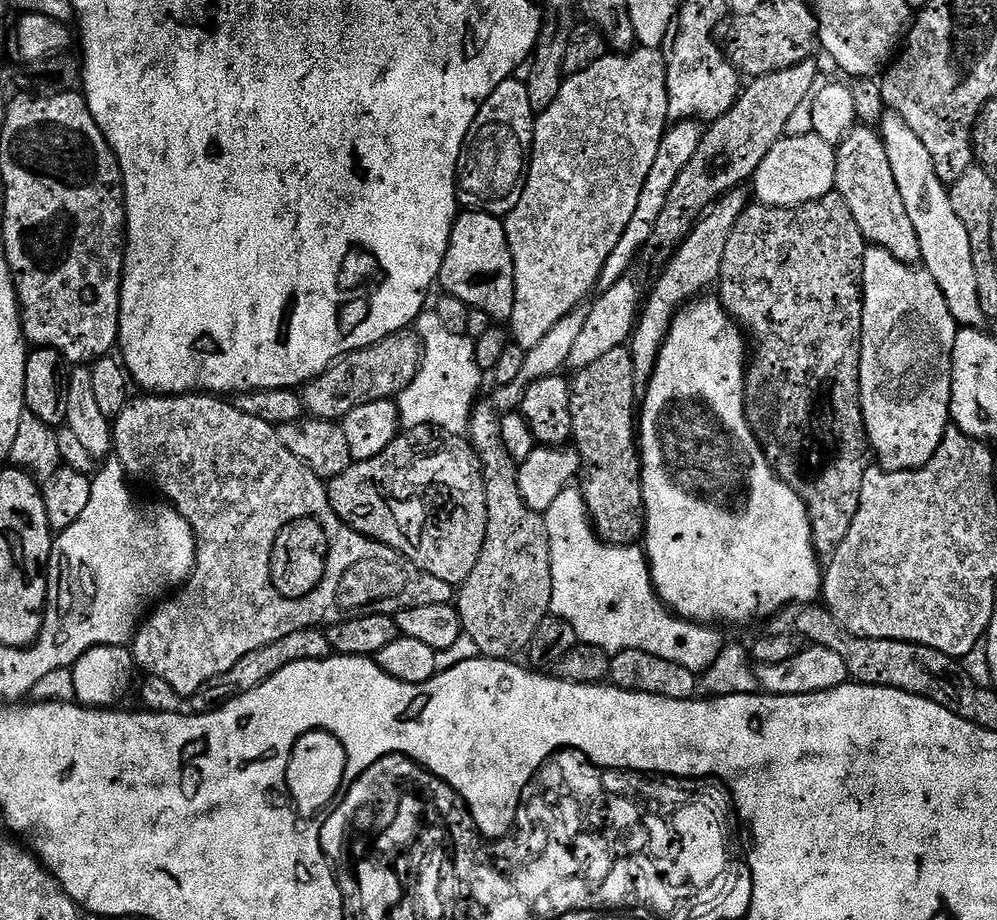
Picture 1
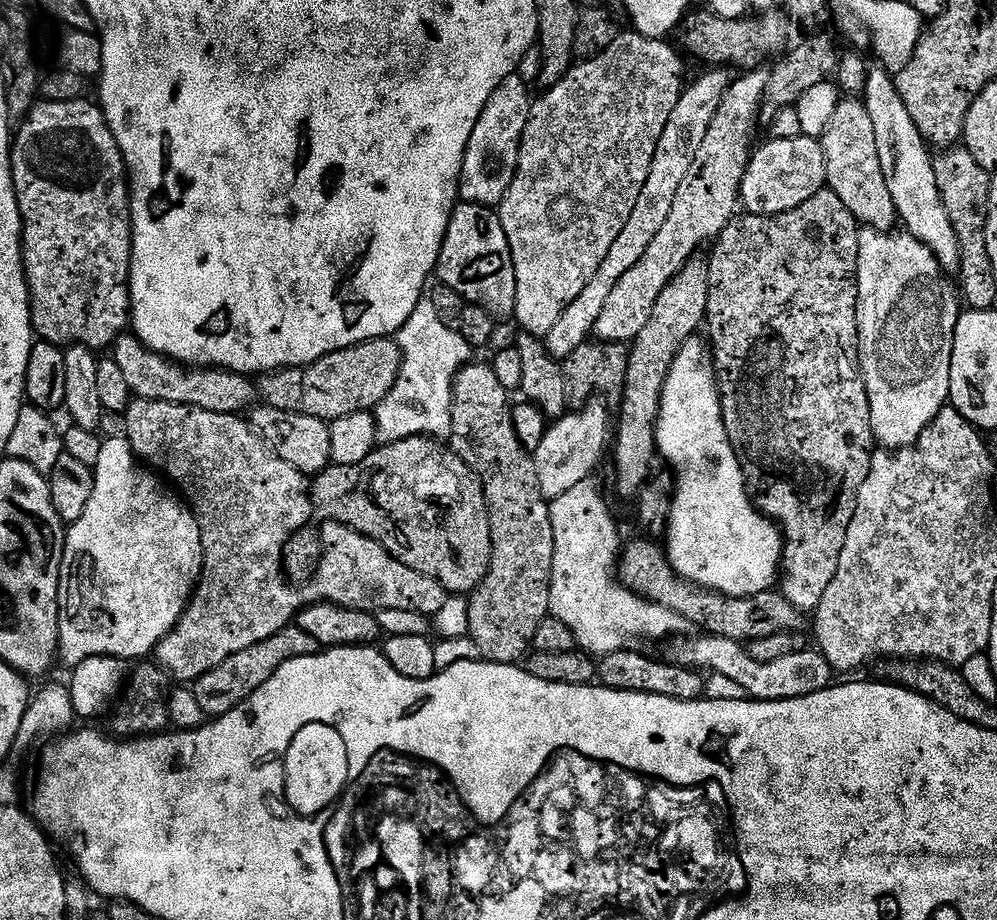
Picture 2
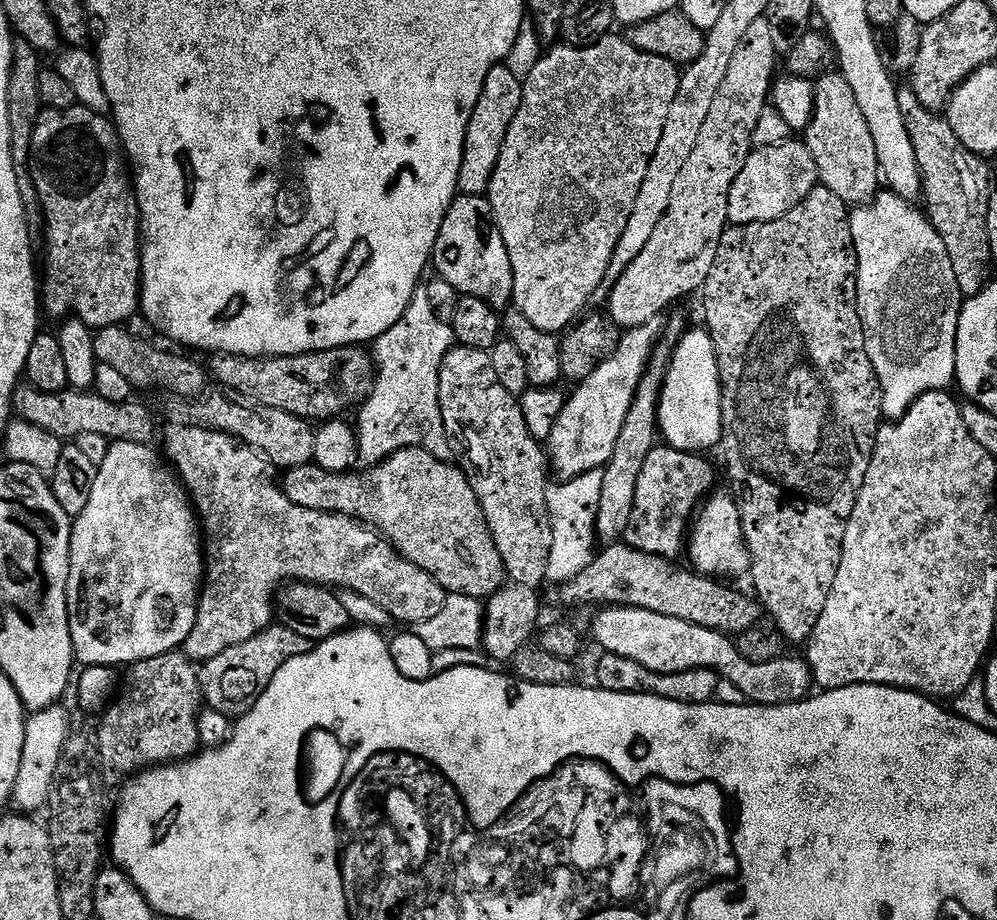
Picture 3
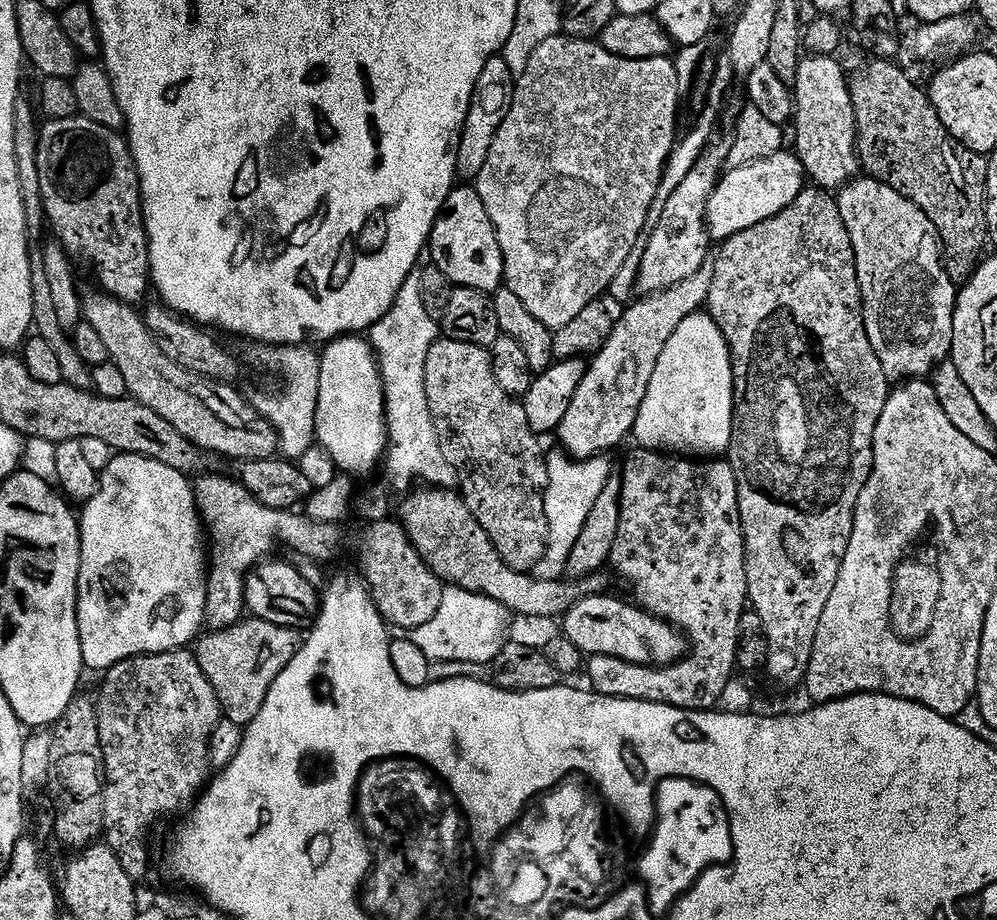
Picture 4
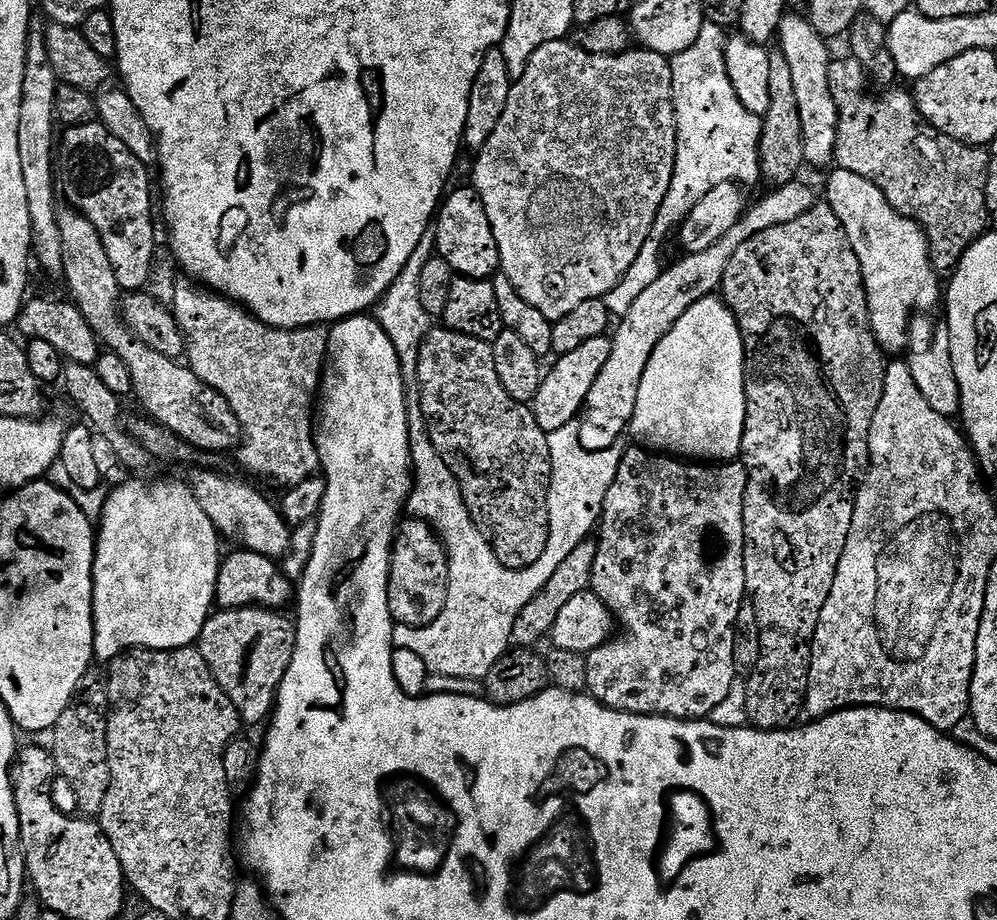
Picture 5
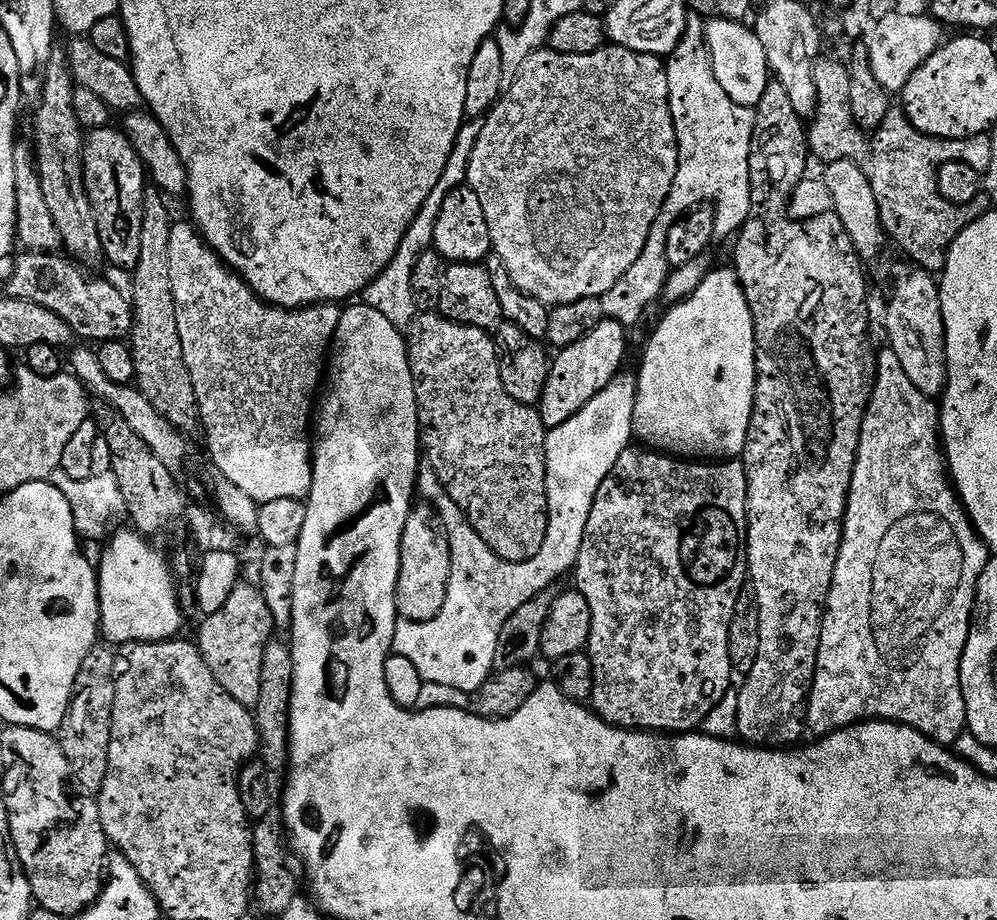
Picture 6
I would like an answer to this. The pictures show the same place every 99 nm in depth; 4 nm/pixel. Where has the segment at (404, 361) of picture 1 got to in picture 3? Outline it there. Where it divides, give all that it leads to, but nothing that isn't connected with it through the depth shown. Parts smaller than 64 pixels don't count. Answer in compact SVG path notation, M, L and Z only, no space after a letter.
M364 346L263 358L216 354L209 360L212 361L207 361L207 371L221 389L236 392L258 406L288 411L309 422L327 422L339 417L343 408L355 409L368 399L376 384L376 362L373 353Z

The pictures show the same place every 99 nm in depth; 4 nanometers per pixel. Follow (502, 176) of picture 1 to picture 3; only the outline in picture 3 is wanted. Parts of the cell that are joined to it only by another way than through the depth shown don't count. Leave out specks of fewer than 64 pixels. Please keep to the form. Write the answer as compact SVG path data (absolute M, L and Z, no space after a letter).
M497 66L494 70L490 70L490 74L486 74L478 106L474 106L470 126L466 130L462 166L458 174L459 191L463 195L484 196L487 193L494 178L494 166L498 166L498 154L502 154L502 142L506 138L506 130L510 130L510 122L514 122L518 106L522 106L523 89L523 83L517 76L510 74L507 66Z

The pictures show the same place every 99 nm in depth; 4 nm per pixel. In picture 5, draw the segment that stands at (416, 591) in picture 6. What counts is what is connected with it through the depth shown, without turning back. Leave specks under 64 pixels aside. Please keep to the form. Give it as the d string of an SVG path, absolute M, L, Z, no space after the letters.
M415 518L401 519L396 538L392 542L392 561L388 574L388 605L392 620L396 624L405 624L411 628L424 628L438 614L442 614L442 606L446 606L446 590L448 589L448 550L443 540L436 535L436 529L424 520Z

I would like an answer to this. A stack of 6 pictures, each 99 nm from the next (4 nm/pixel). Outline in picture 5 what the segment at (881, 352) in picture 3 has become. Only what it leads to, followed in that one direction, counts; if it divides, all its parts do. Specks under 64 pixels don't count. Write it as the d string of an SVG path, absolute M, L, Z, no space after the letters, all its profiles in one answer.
M841 168L833 173L828 180L826 203L841 220L854 254L858 254L872 333L885 353L903 353L913 317L931 313L931 308L942 304L942 277L932 265L928 236L915 220L898 214L886 194L862 174Z

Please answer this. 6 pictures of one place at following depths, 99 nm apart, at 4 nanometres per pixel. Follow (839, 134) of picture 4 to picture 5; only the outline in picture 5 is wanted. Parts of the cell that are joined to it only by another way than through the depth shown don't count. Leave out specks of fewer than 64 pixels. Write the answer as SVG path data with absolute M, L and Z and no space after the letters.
M800 14L785 15L784 21L780 23L779 40L779 51L784 52L786 56L794 80L794 90L797 91L802 138L805 140L804 159L809 165L824 168L835 161L840 121L834 94L830 92L830 66L834 59L833 53L828 53L829 45L824 37L820 36L811 22Z

